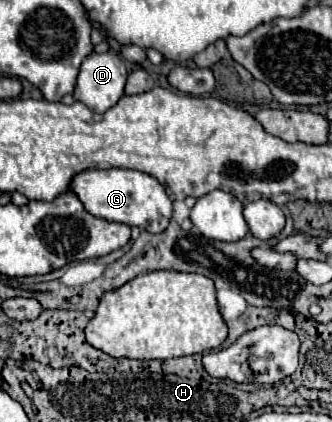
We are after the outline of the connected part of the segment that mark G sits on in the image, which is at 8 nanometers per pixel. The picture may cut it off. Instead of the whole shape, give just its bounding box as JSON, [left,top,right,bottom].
[70,169,172,233]

